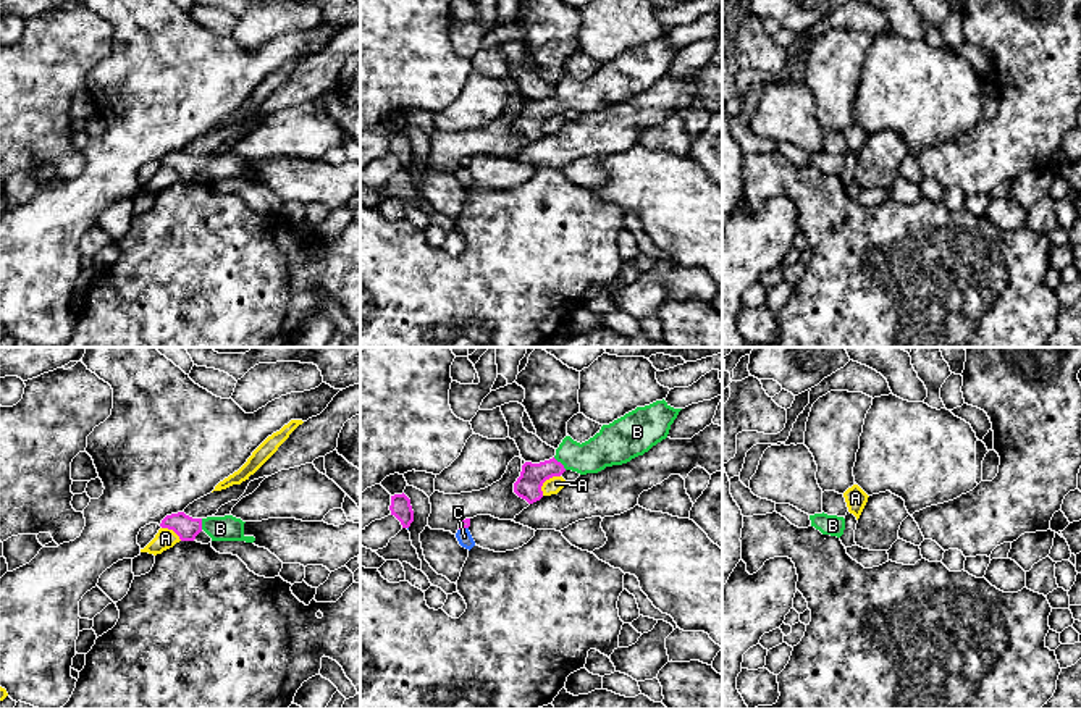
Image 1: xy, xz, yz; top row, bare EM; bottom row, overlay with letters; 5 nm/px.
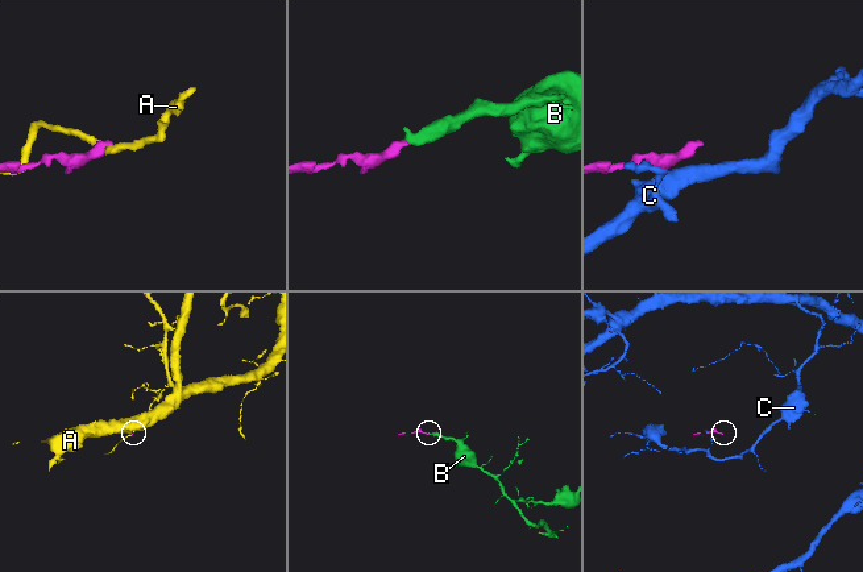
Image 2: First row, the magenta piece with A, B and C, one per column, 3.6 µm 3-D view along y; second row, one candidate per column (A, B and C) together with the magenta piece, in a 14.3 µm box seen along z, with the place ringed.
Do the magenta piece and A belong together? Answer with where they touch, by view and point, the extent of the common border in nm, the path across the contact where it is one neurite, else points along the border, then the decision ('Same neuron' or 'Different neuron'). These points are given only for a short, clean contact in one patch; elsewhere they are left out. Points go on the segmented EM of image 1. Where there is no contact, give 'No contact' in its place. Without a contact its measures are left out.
Touches magenta at xz (545, 480). Shared border 140 nm. Boundary: xz (559, 475), (553, 475), (543, 483), (542, 495). Different neuron

